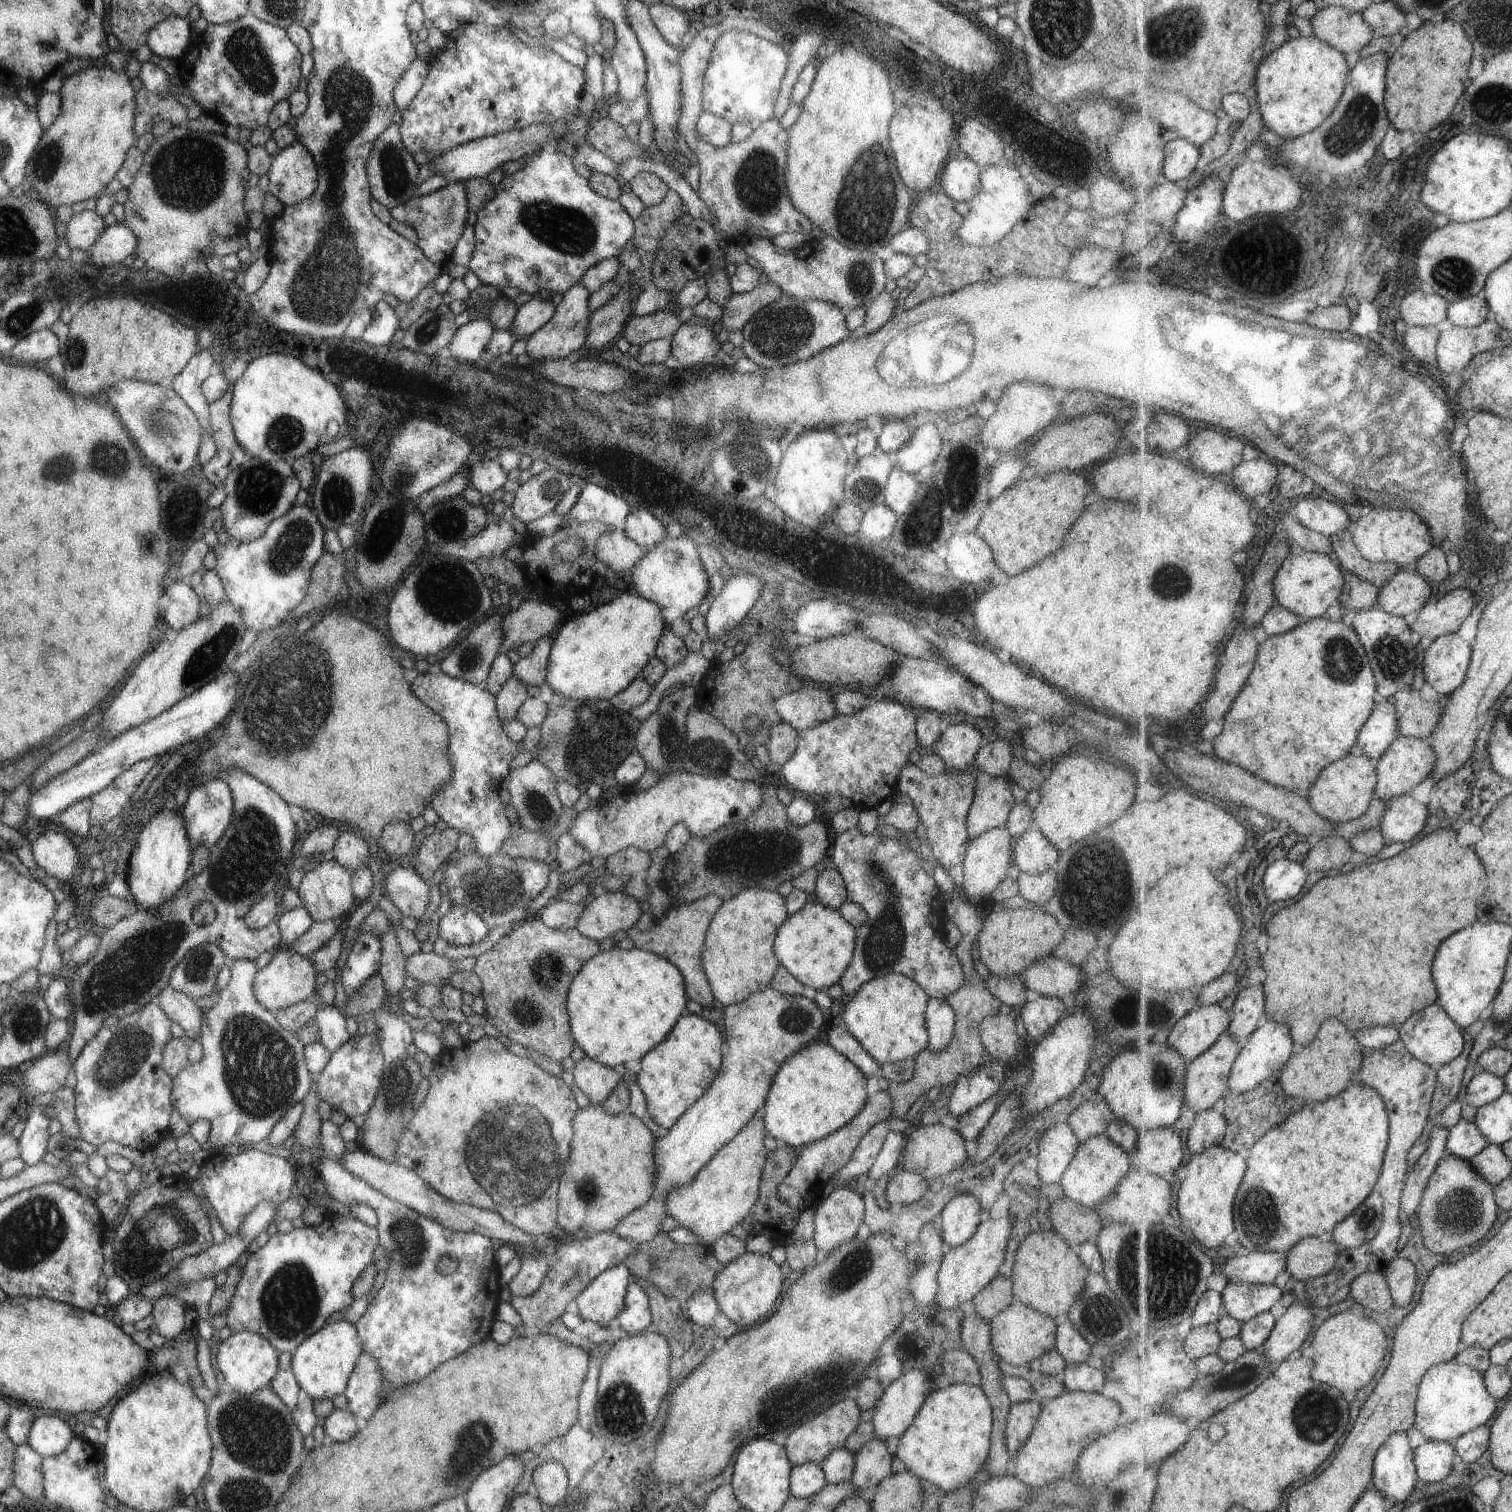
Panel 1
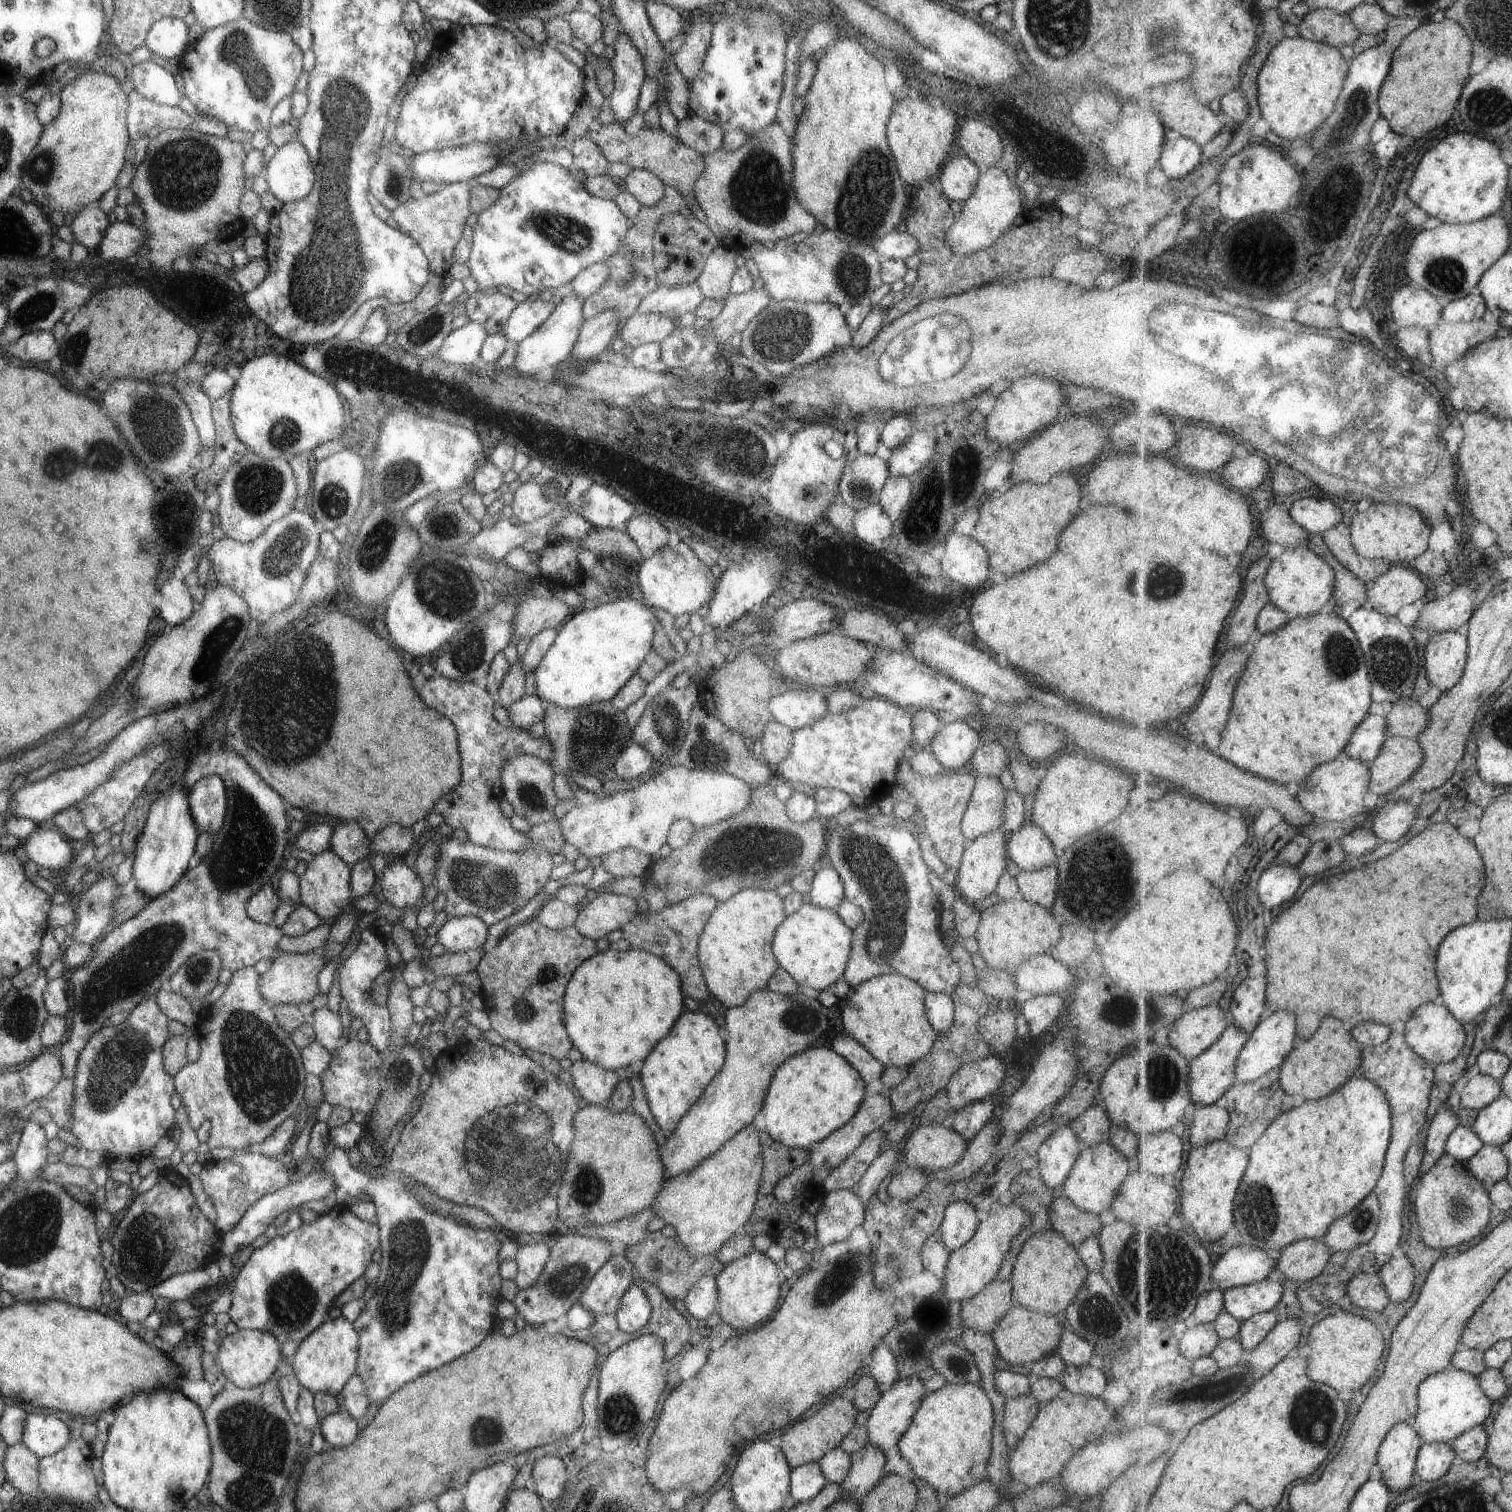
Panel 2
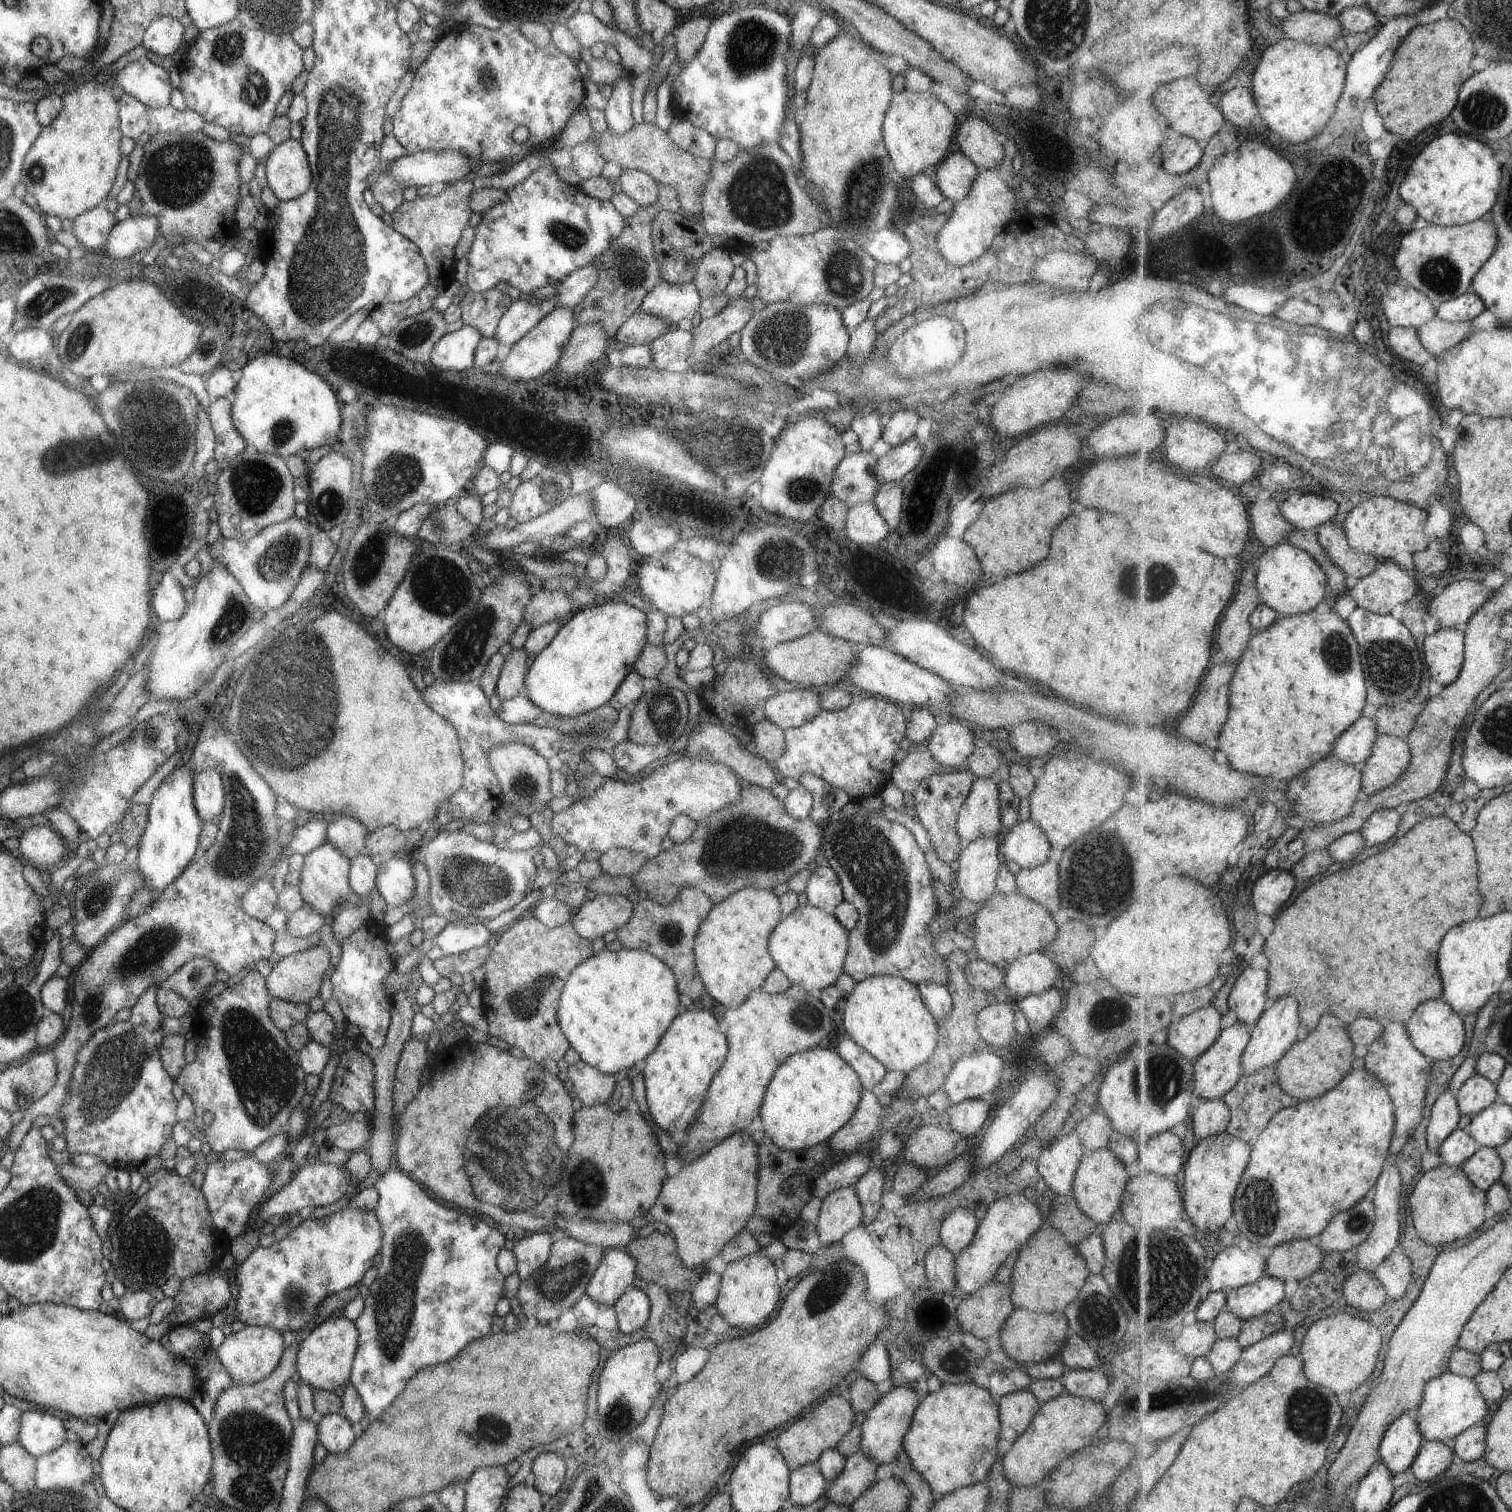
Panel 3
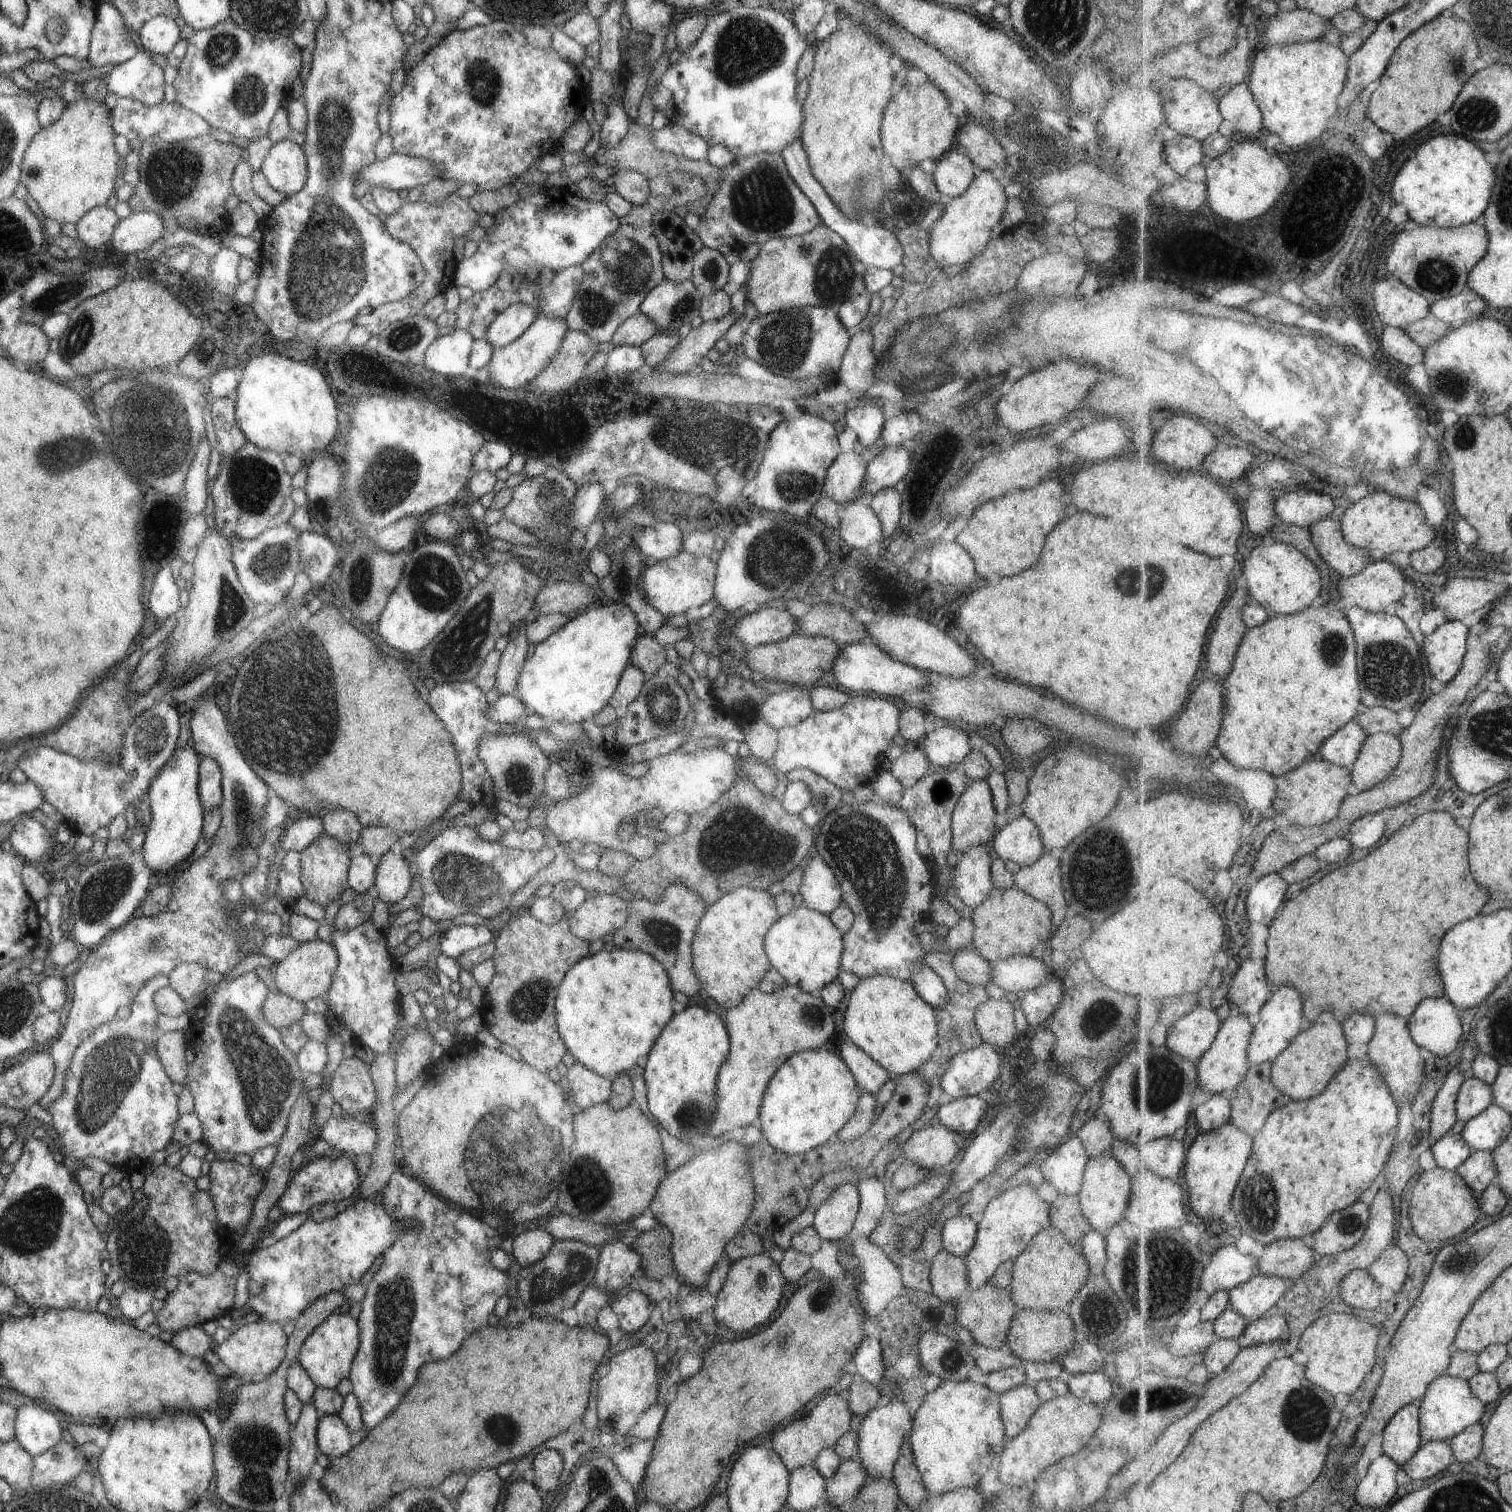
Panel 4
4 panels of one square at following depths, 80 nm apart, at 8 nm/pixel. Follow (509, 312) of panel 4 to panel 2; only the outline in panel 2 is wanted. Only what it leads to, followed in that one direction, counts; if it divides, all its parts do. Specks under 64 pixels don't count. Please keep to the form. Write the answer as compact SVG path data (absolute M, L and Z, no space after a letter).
M537 295L517 303L503 321L501 333L510 346L531 334L551 314L554 306L550 301L540 300Z

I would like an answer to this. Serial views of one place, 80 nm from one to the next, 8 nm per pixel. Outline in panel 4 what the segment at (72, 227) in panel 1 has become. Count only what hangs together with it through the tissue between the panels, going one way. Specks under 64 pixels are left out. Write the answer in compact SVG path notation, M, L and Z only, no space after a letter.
M106 204L99 205L88 210L79 220L74 224L77 239L81 240L85 246L89 248L104 247L110 242L113 229L117 224L117 217L113 212L113 208L107 208Z

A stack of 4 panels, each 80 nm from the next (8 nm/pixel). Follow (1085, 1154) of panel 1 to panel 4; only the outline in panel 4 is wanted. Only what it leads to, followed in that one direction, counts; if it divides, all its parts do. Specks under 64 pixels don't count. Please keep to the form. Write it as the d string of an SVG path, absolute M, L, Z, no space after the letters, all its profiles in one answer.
M1106 1153L1088 1157L1081 1173L1076 1194L1078 1207L1091 1230L1105 1233L1115 1222L1124 1218L1124 1208L1129 1196L1130 1176L1123 1167Z

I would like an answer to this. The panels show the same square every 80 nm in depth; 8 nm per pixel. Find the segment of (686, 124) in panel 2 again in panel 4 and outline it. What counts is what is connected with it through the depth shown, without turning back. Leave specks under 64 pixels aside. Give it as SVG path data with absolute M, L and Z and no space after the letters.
M669 122L660 130L651 129L652 145L655 150L685 157L691 160L701 160L706 157L710 144L696 134Z

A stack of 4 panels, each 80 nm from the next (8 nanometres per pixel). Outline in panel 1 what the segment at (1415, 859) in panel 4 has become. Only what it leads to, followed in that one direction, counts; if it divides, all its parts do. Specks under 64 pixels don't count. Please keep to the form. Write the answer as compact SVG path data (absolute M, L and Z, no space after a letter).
M1452 829L1433 831L1429 836L1425 836L1423 840L1419 840L1415 846L1411 846L1411 850L1405 850L1405 852L1401 852L1399 856L1395 856L1391 860L1377 862L1375 866L1363 866L1363 870L1355 870L1355 874L1335 874L1335 878L1323 878L1303 900L1299 900L1297 904L1289 906L1289 908L1283 908L1281 912L1277 912L1275 916L1272 916L1266 926L1267 936L1277 938L1277 944L1271 946L1271 950L1266 951L1265 955L1262 956L1262 968L1267 974L1264 983L1266 992L1265 1019L1286 1024L1291 1029L1294 1042L1305 1048L1315 1040L1315 1034L1319 1032L1319 1026L1327 1018L1337 1016L1347 1026L1351 1026L1351 1032L1357 1032L1365 1026L1399 1027L1416 1012L1421 1012L1429 1005L1437 1003L1438 990L1432 969L1434 964L1431 964L1435 960L1437 948L1443 944L1445 938L1449 938L1451 934L1455 934L1455 932L1459 932L1467 926L1473 926L1479 920L1477 902L1479 902L1481 896L1485 896L1487 886L1489 886L1487 878L1485 878L1483 862L1479 860L1475 850L1473 848L1459 848L1455 838L1451 838L1451 834L1455 836Z

